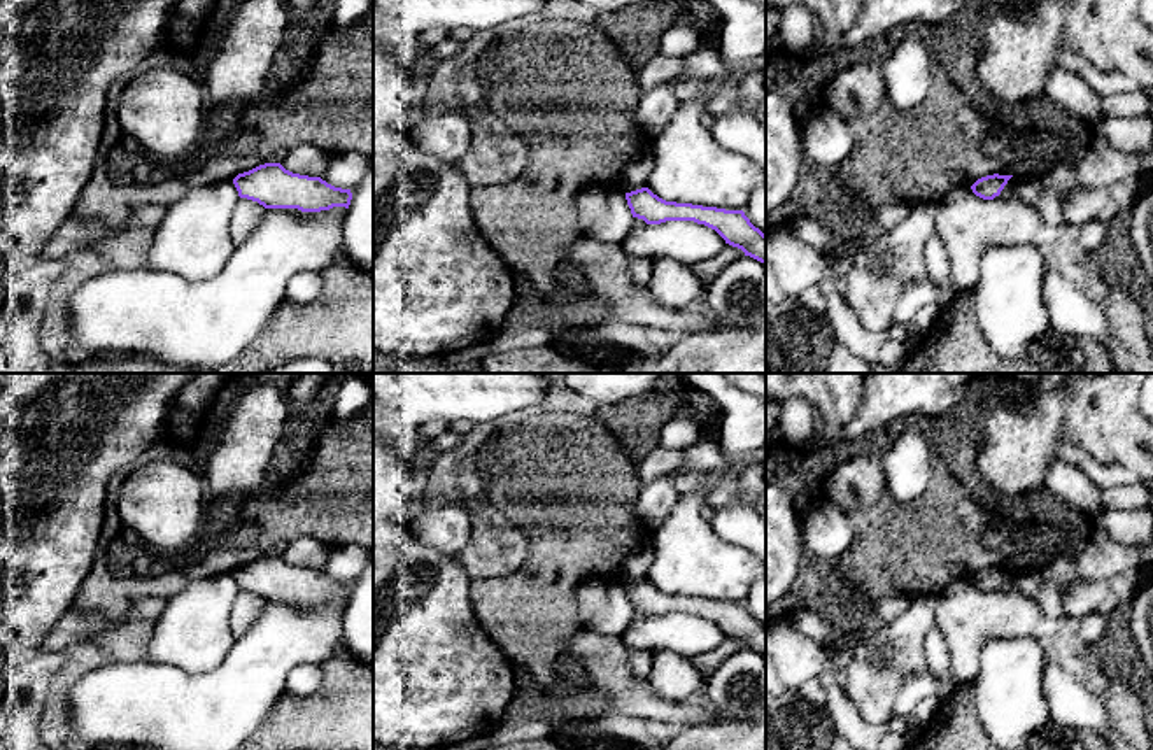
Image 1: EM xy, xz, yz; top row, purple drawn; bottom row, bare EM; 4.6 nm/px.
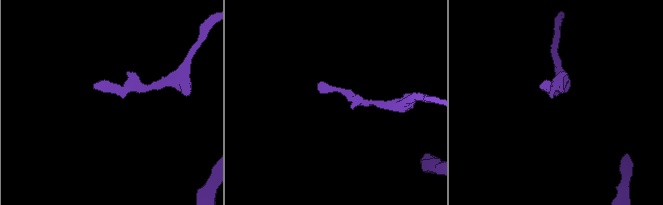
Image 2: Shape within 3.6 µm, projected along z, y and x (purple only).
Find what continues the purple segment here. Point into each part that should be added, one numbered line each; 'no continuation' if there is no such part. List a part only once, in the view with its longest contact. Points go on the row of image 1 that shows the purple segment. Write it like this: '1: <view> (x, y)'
no continuation

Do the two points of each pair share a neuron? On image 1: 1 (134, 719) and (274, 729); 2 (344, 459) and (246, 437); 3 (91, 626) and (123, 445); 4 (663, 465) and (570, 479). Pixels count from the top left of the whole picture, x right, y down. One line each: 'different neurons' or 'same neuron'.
1: different neurons
2: different neurons
3: different neurons
4: different neurons

